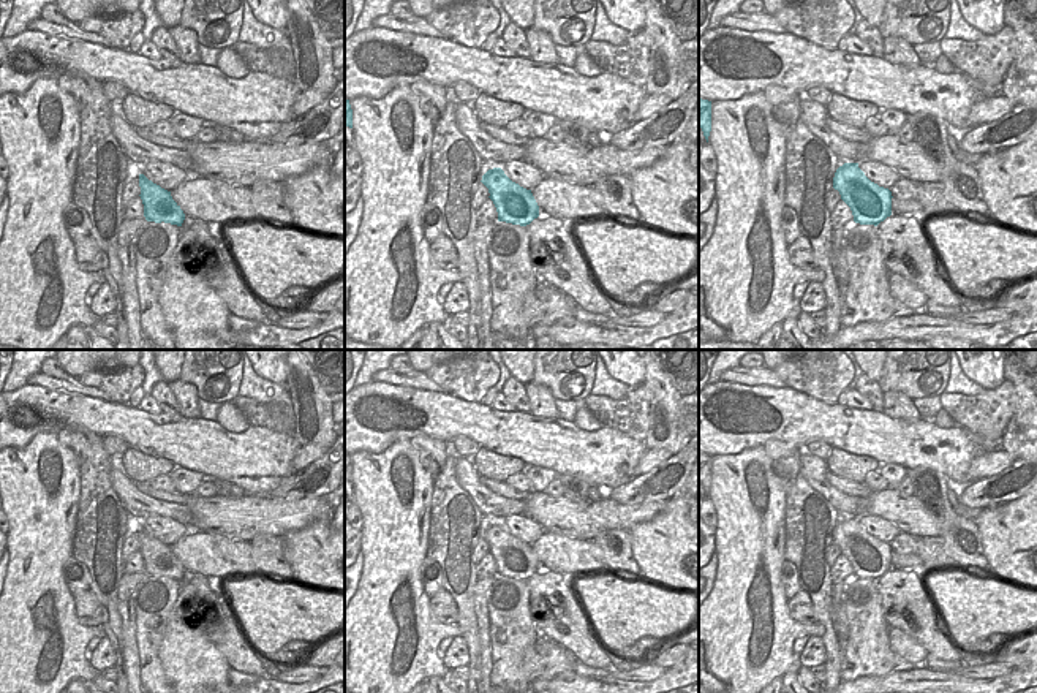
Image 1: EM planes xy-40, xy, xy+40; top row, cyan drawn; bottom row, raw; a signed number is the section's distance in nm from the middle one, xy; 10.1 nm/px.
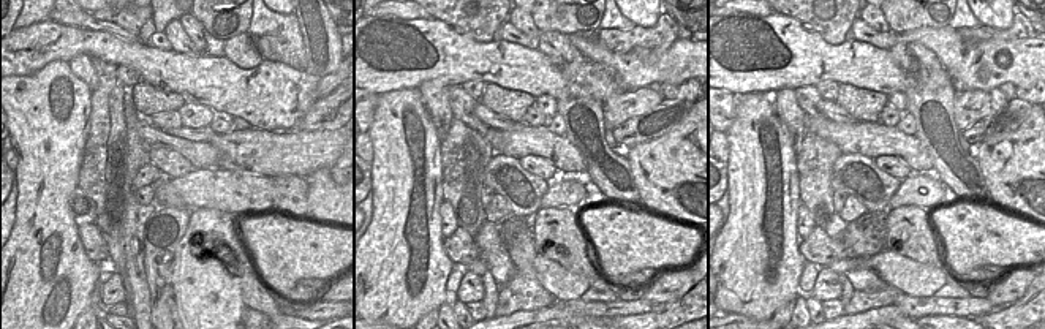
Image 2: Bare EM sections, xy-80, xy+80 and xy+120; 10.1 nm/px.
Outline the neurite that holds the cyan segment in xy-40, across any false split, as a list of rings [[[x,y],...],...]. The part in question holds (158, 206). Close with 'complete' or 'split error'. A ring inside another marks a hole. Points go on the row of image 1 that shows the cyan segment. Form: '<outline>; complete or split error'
[[[139,174],[141,199],[144,204],[144,217],[147,222],[171,223],[182,226],[185,214],[172,199],[171,191]]]; complete

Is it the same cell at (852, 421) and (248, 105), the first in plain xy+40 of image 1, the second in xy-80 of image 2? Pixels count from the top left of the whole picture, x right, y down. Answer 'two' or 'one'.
one

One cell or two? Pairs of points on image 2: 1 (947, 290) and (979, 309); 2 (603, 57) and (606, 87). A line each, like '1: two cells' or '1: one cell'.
1: two cells
2: two cells

